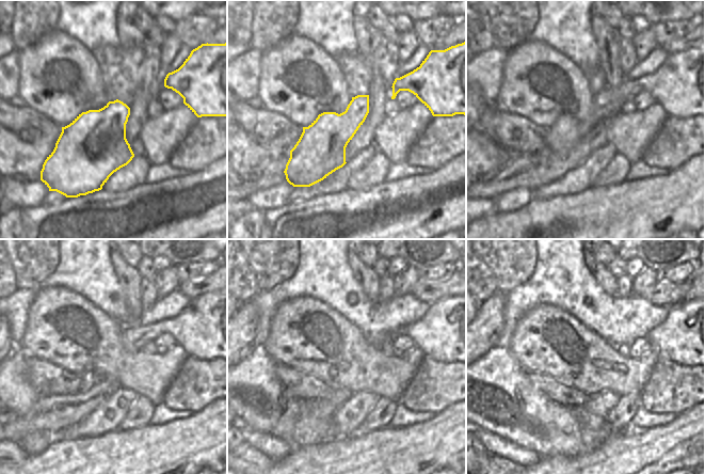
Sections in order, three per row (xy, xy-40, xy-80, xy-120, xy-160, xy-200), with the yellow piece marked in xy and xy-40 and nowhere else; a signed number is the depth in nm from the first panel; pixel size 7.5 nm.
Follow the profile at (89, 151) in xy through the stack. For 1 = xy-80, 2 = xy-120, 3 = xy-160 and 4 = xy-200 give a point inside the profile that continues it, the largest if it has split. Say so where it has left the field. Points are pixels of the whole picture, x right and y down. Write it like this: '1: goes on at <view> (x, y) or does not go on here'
1: goes on at xy-80 (683, 85)
2: goes on at xy-120 (205, 329)
3: goes on at xy-160 (444, 333)
4: goes on at xy-200 (683, 337)

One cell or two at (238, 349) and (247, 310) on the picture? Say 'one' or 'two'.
one

